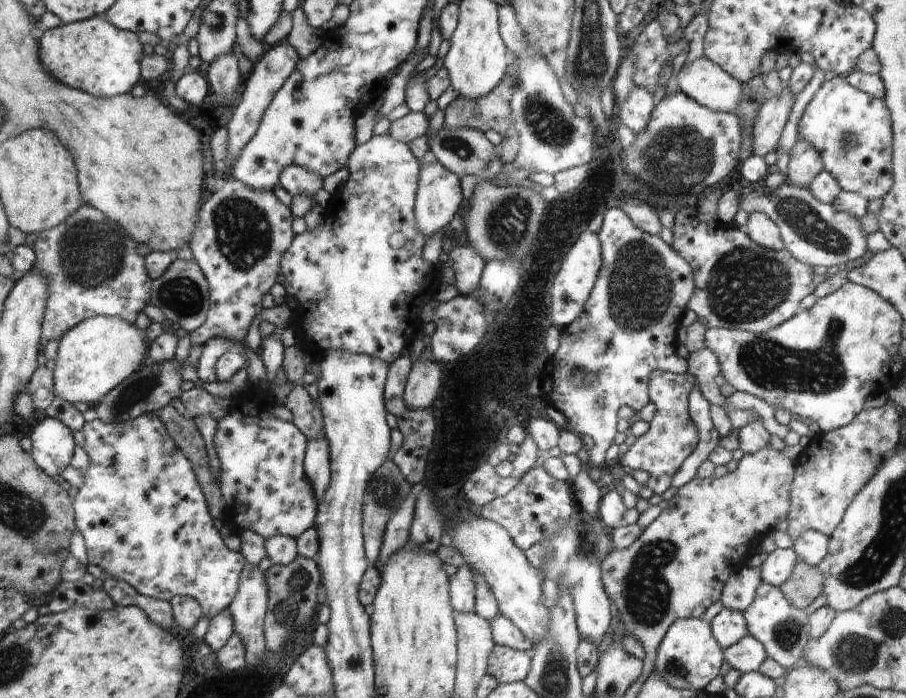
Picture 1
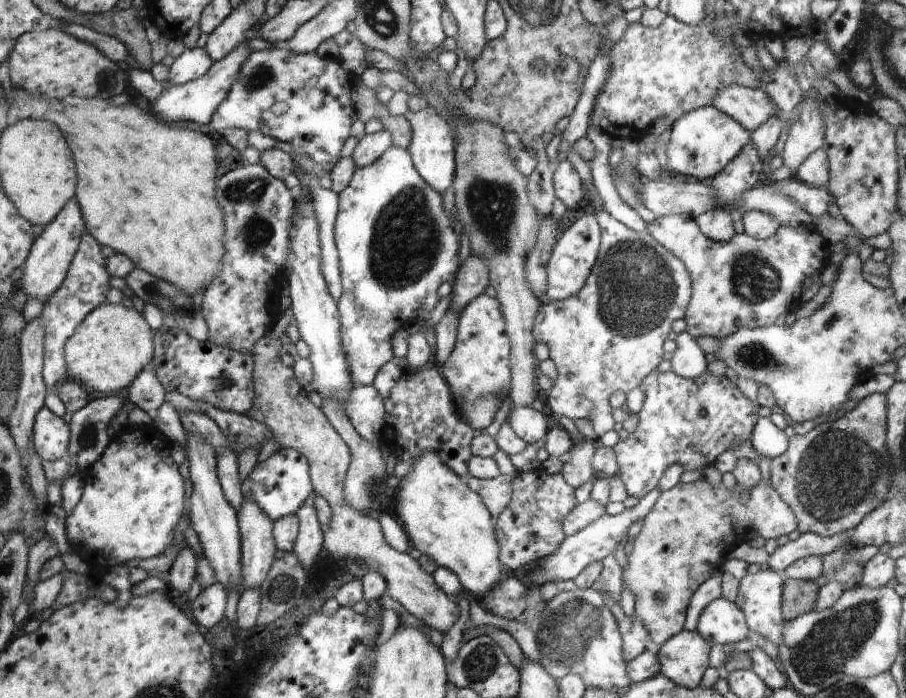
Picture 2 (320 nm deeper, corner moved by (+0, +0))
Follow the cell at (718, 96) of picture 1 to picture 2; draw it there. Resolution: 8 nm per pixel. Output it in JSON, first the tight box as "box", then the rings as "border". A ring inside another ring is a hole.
{"box":[712,84,779,133],"border":[[[730,84],[716,92],[712,106],[752,133],[779,111],[763,90]]]}

